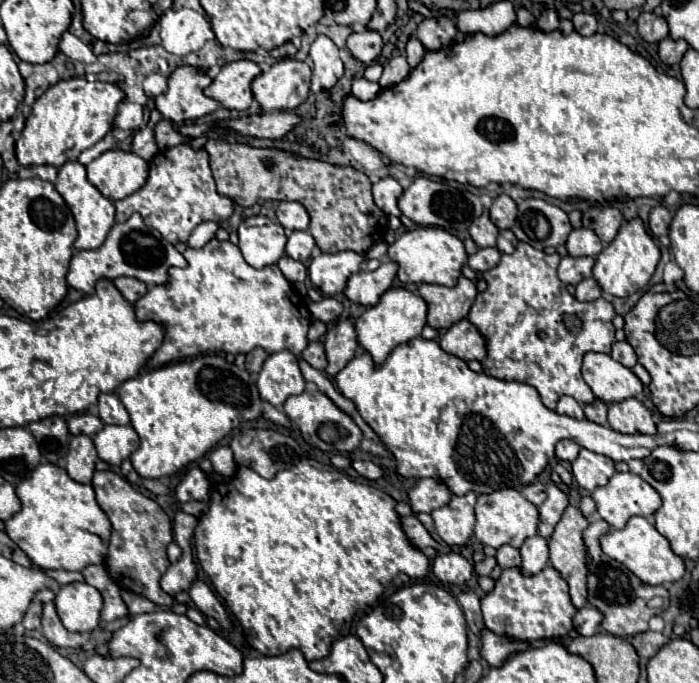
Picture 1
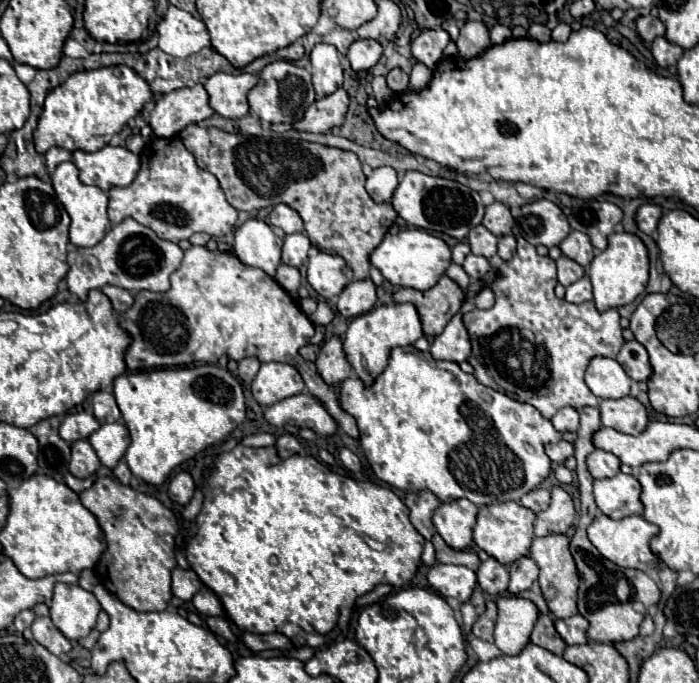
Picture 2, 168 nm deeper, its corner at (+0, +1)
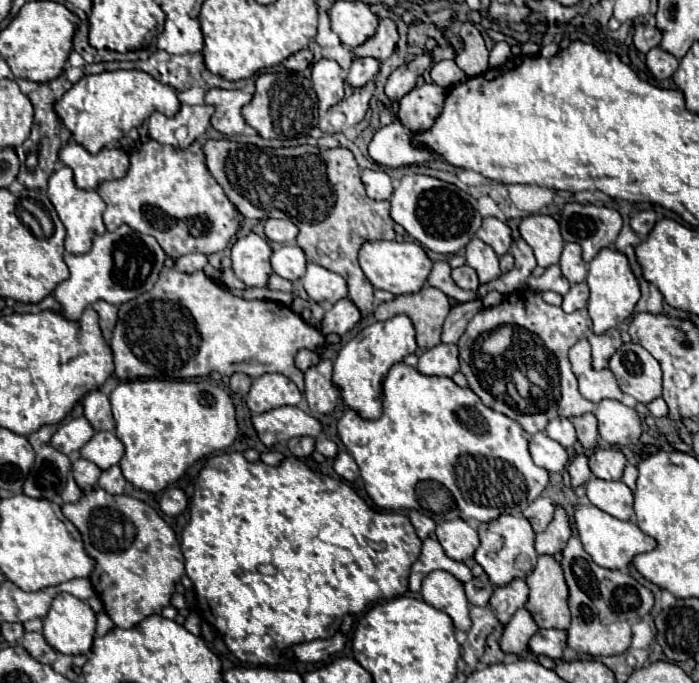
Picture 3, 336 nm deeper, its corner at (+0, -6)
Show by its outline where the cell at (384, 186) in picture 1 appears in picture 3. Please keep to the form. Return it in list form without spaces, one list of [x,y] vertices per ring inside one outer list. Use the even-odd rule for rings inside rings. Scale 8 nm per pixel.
[[[364,170],[362,182],[366,192],[374,200],[390,200],[392,196],[392,180],[384,170]]]

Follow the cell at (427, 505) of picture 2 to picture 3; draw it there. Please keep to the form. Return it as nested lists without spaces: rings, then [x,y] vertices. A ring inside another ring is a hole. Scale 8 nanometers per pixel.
[[[410,512],[410,520],[412,520],[412,526],[416,528],[416,534],[420,540],[434,534],[434,522],[428,516],[424,516],[420,512]]]

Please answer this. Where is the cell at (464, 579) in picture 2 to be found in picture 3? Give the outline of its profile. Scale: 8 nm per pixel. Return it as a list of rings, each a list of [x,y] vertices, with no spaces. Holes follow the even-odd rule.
[[[432,572],[422,580],[420,588],[422,600],[442,612],[446,612],[456,630],[468,630],[470,618],[468,618],[468,600],[464,596],[464,586],[454,578],[448,576],[448,572]]]

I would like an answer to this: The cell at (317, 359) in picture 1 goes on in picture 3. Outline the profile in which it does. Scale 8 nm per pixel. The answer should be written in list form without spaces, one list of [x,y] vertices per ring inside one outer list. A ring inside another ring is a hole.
[[[300,350],[298,354],[296,354],[296,366],[302,370],[302,372],[306,372],[308,368],[312,368],[312,366],[316,366],[320,362],[320,356],[316,354],[316,352],[312,352],[312,350]]]

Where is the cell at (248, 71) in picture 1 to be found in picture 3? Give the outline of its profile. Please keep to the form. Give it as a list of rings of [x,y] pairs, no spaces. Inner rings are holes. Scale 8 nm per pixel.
[[[212,88],[206,92],[206,104],[214,106],[216,112],[212,116],[212,128],[226,134],[226,136],[238,136],[244,132],[246,122],[240,114],[242,106],[250,102],[250,94],[242,90],[222,90]]]

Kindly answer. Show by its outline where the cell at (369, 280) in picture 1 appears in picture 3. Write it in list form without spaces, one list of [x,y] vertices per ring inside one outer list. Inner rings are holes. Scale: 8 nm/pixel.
[[[340,300],[336,302],[330,310],[326,310],[320,326],[322,334],[346,334],[348,330],[352,330],[356,324],[360,322],[360,312],[358,308],[348,300]]]

